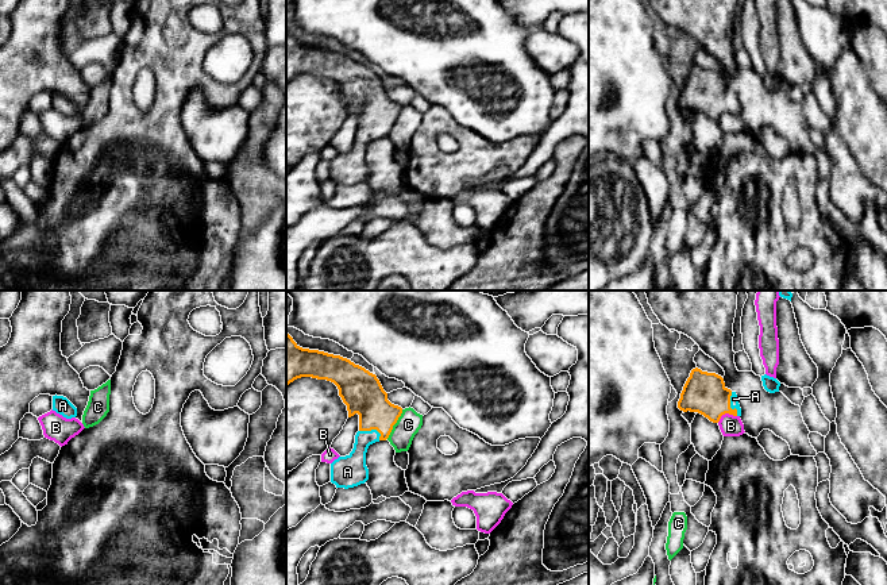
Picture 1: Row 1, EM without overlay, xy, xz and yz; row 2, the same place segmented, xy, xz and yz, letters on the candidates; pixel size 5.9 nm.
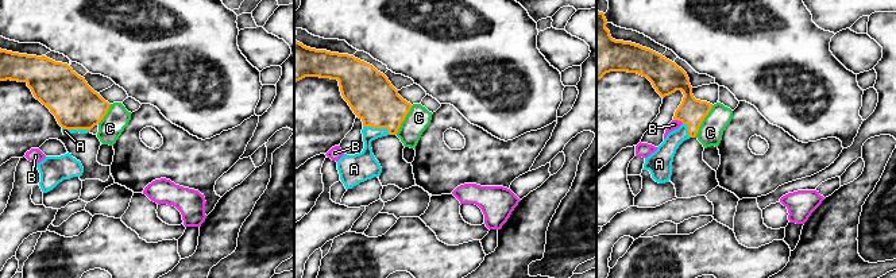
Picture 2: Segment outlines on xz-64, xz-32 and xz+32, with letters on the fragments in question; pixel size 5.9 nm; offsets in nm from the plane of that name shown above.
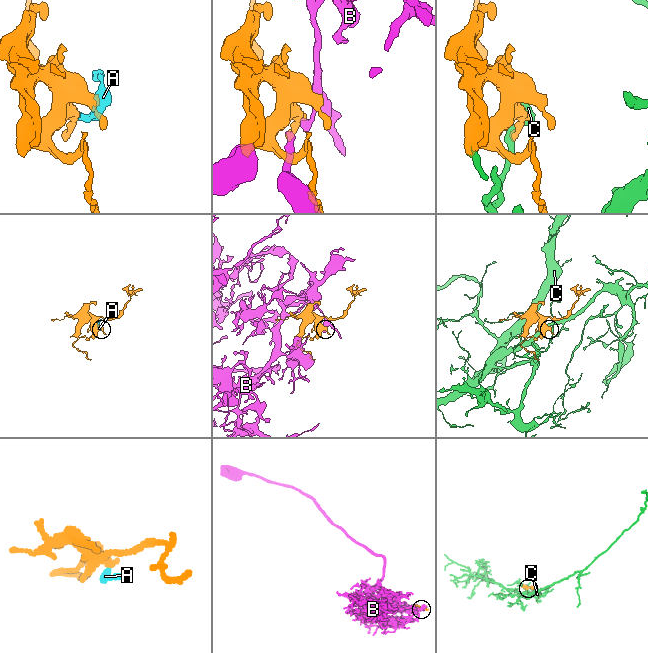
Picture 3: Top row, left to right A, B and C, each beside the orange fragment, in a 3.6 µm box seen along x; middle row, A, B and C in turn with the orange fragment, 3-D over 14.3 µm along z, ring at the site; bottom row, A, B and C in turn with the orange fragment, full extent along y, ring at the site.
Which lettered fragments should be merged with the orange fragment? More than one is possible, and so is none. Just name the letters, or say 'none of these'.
A

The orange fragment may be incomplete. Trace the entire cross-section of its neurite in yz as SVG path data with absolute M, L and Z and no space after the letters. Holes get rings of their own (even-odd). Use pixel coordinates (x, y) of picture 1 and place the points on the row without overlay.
M695 65L687 76L678 105L683 109L698 109L713 120L718 120L725 111L741 113L736 89L725 84L724 76L716 70Z

